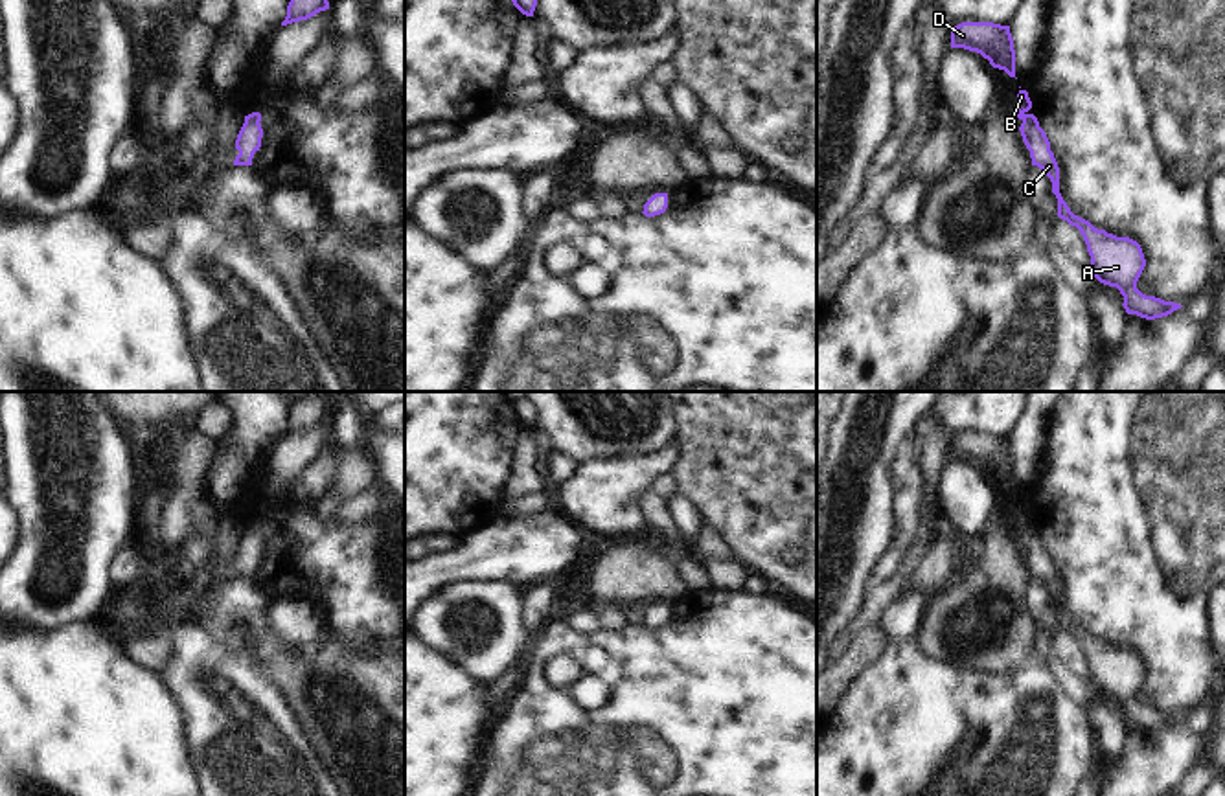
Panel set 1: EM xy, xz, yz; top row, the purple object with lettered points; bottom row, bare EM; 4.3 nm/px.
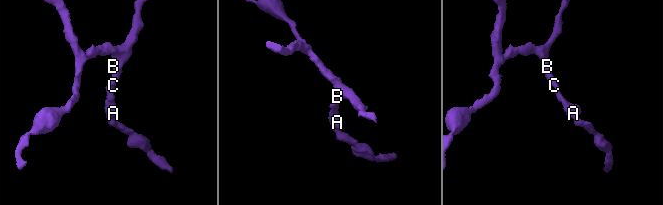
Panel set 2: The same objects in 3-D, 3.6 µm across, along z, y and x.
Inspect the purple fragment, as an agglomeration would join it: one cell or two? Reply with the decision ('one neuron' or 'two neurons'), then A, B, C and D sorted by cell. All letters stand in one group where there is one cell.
one neuron; A B C D

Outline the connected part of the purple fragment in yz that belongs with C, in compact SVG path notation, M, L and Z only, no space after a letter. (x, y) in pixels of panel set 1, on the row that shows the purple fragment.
M1026 90L1017 94L1017 114L1023 123L1019 127L1023 142L1030 151L1032 165L1047 173L1052 182L1052 193L1058 199L1058 217L1076 226L1083 235L1087 252L1091 256L1093 276L1109 287L1116 287L1124 296L1124 309L1128 314L1137 314L1146 320L1155 320L1172 314L1183 305L1164 301L1155 296L1146 296L1137 289L1137 281L1146 267L1142 248L1129 237L1116 237L1105 230L1094 228L1089 221L1074 215L1059 193L1059 167L1050 151L1050 142L1039 121L1028 110L1032 101Z

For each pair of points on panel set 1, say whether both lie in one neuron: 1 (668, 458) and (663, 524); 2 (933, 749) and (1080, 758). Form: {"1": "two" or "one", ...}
{"1": "two", "2": "one"}

